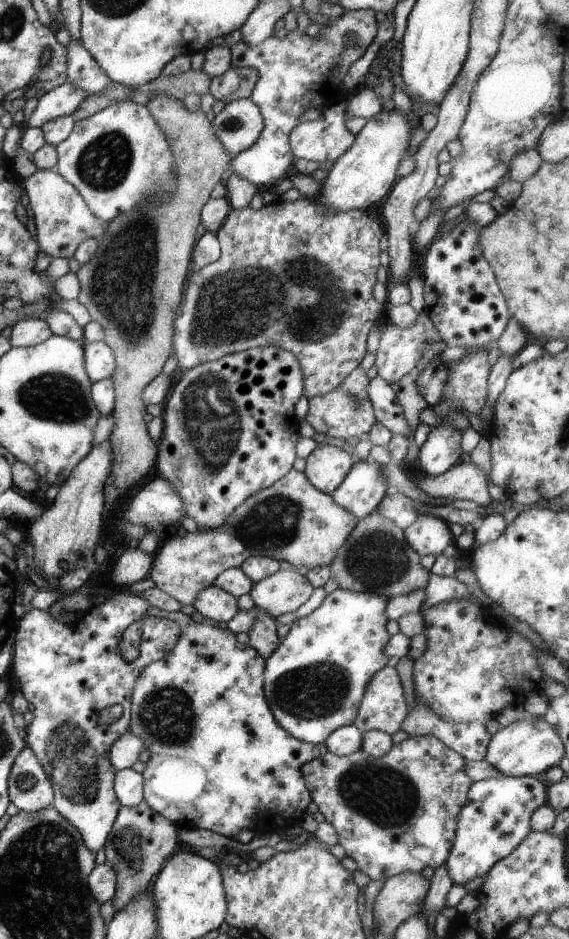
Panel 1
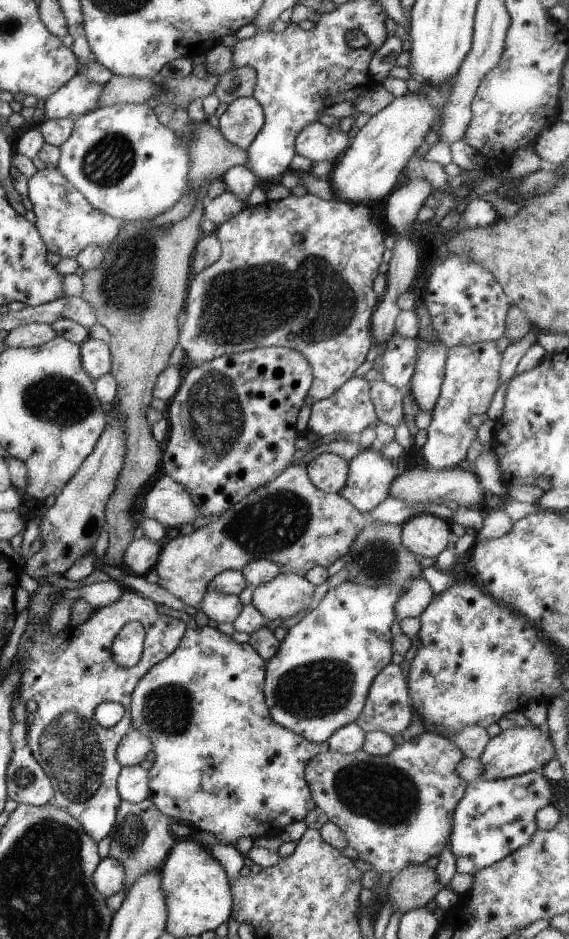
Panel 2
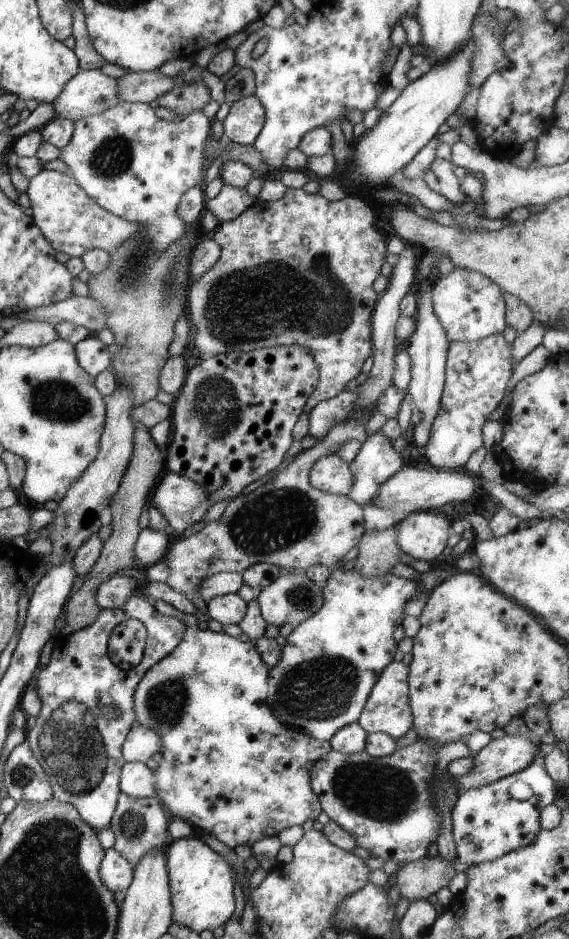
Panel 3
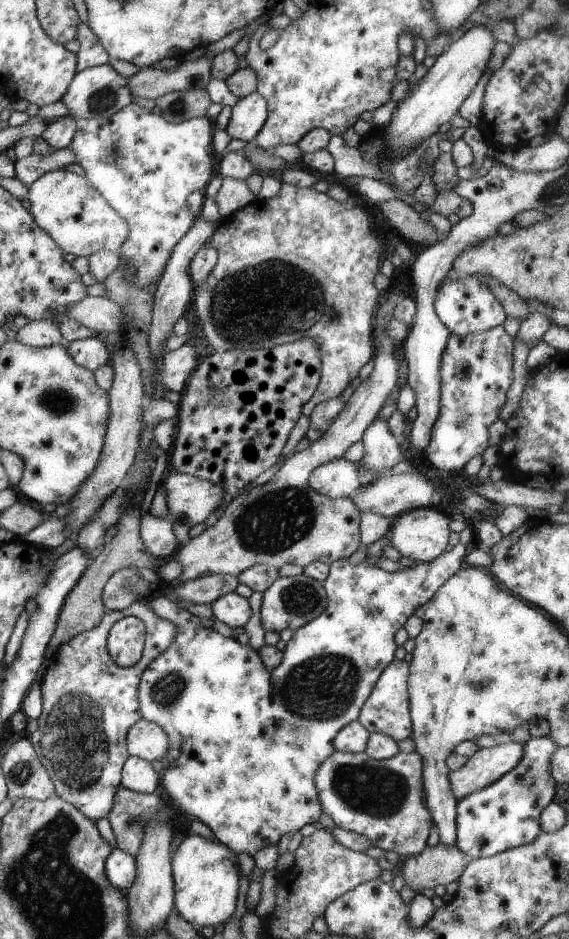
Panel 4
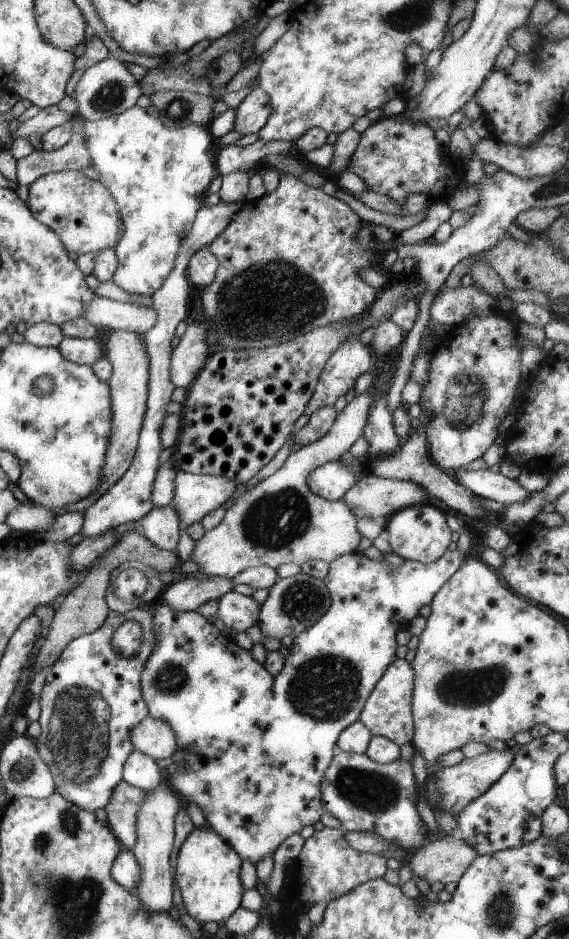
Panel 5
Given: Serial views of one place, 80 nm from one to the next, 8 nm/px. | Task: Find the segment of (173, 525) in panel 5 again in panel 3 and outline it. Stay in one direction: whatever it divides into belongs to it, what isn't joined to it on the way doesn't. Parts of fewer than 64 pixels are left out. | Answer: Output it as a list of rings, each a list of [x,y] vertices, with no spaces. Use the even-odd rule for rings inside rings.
[[[145,527],[139,531],[136,538],[133,554],[136,558],[134,568],[145,570],[162,560],[169,546],[169,538],[163,529]]]

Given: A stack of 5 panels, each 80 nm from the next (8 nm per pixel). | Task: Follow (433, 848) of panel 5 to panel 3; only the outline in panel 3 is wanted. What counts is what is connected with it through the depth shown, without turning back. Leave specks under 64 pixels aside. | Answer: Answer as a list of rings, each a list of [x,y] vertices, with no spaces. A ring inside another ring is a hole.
[[[426,854],[417,860],[399,865],[394,885],[409,903],[426,899],[439,888],[447,887],[449,880],[457,873],[455,863],[456,858],[446,861],[439,855],[428,857]]]

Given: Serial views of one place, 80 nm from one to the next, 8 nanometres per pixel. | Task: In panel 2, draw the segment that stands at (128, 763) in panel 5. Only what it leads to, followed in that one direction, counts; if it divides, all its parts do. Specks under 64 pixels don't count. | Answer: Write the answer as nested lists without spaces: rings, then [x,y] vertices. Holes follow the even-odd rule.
[[[125,765],[118,772],[116,787],[121,800],[141,802],[149,794],[148,772],[140,765]]]

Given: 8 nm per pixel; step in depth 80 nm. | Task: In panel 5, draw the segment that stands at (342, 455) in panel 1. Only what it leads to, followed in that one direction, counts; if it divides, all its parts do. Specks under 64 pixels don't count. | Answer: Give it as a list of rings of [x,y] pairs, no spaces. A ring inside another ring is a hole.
[[[337,461],[315,467],[306,480],[311,492],[328,501],[339,501],[355,481],[355,475]]]

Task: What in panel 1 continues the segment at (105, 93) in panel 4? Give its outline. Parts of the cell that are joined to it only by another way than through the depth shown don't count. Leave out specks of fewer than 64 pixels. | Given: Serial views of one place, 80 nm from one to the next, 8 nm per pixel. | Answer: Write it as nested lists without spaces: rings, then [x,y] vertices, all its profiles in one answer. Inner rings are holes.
[[[69,81],[63,82],[38,98],[39,102],[24,122],[24,128],[40,127],[54,118],[70,115],[87,95]]]

